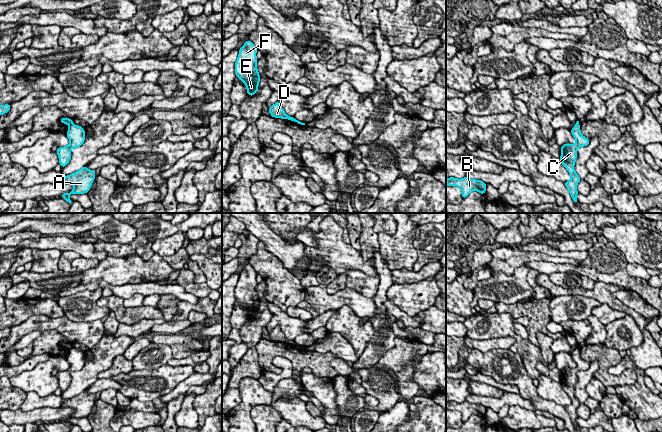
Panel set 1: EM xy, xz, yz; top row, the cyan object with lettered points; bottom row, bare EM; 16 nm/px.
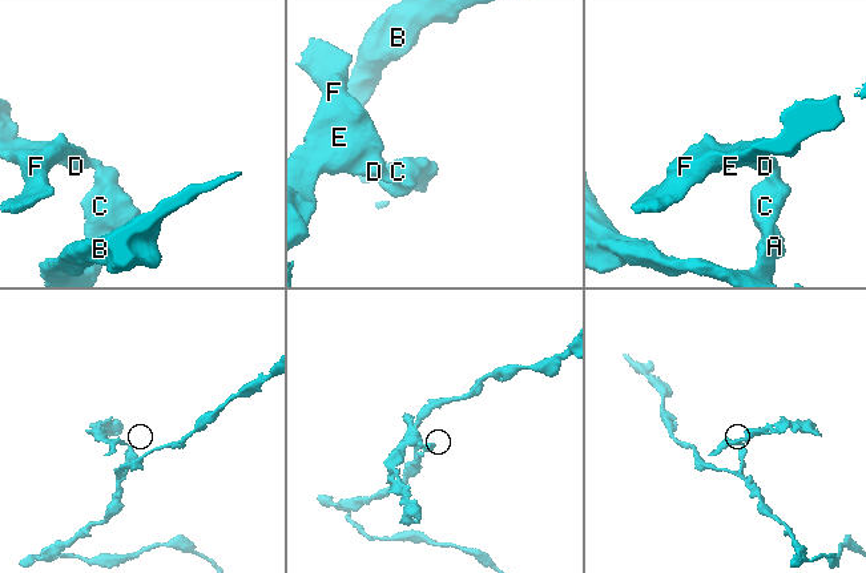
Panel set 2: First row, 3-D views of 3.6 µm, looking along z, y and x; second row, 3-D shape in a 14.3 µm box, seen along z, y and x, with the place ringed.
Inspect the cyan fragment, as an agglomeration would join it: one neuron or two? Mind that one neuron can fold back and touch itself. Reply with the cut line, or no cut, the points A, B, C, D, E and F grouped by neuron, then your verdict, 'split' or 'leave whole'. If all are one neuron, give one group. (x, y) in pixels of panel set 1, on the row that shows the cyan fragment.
cut xy (72, 122), (70, 125); groups A B C / D E F; split

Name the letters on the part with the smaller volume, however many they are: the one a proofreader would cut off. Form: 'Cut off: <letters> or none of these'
Cut off: D, E, F

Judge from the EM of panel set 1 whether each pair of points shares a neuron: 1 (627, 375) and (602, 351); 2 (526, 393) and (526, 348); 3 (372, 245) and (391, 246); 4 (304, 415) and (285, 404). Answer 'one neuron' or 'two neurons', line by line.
1: one neuron
2: two neurons
3: two neurons
4: one neuron

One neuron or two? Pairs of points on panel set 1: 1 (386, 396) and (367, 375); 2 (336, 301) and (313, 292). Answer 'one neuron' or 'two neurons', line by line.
1: one neuron
2: one neuron

